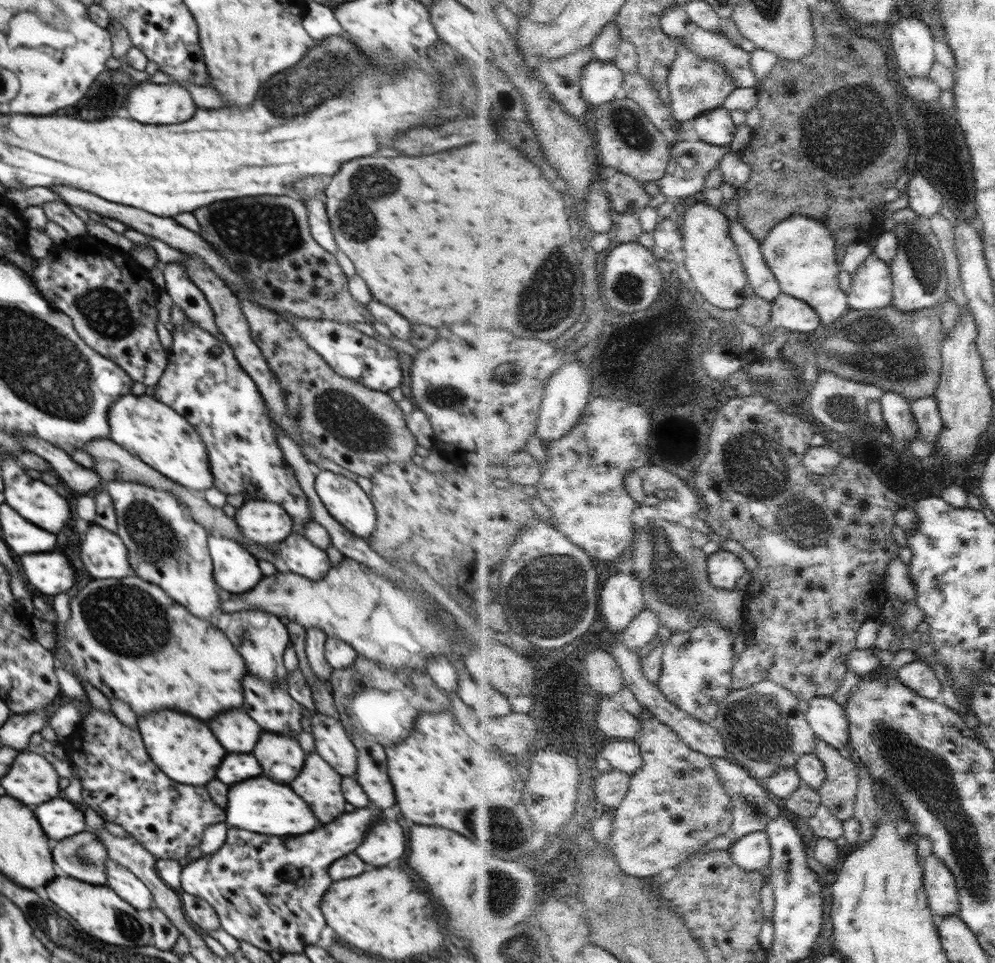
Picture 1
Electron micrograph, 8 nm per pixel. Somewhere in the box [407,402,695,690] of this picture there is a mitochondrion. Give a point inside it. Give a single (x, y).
(547, 597)

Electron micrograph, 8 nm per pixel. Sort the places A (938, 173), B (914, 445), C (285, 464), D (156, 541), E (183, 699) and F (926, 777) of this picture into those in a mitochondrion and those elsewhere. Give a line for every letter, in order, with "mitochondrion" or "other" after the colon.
A: other
B: other
C: other
D: mitochondrion
E: other
F: mitochondrion

